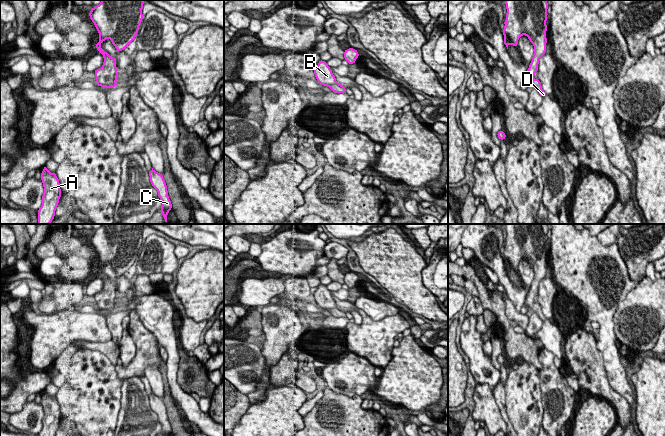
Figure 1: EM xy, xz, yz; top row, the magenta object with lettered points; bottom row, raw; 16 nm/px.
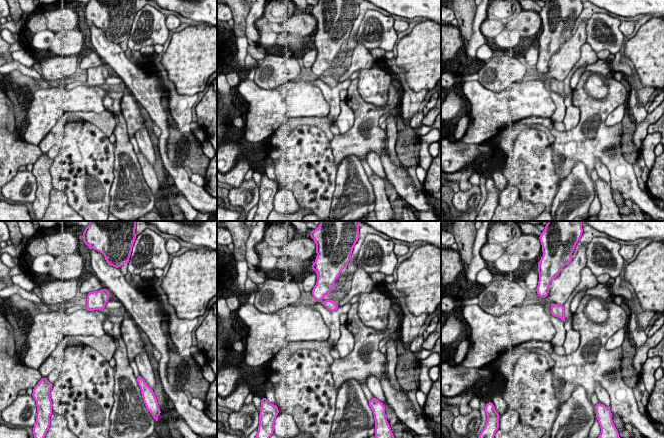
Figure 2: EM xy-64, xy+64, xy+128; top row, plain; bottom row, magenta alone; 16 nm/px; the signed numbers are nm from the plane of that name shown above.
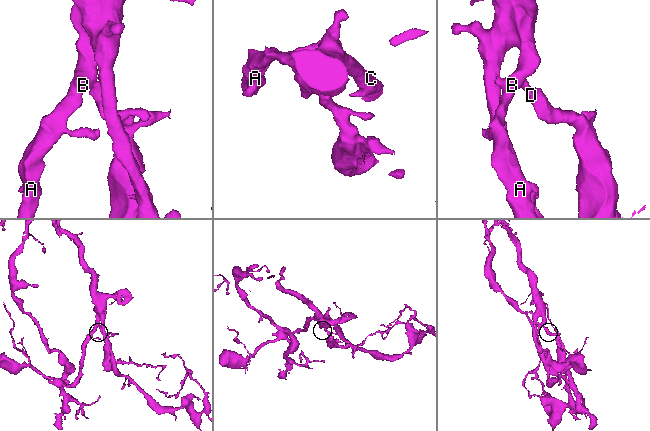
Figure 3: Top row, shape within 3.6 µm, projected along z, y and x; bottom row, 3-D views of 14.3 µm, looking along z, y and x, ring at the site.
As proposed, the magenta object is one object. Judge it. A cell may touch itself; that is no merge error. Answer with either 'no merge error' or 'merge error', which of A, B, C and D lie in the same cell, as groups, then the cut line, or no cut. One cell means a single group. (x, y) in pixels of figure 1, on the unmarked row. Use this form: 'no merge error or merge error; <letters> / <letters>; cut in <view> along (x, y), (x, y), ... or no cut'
no merge error; A B C D; no cut

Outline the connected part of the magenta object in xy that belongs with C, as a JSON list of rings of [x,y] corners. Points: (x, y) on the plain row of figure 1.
[[[153,392],[149,395],[150,406],[152,411],[154,411],[158,416],[158,421],[160,422],[162,429],[160,432],[161,436],[169,436],[172,433],[172,428],[168,420],[166,406],[163,399],[156,396]]]

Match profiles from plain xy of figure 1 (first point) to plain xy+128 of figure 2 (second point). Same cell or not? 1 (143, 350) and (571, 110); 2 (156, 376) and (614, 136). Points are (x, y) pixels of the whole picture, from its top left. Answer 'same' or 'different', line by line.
1: different
2: different

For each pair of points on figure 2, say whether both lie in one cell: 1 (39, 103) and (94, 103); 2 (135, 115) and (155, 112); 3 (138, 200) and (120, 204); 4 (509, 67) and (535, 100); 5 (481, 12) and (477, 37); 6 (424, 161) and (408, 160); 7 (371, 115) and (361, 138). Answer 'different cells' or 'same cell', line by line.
1: same cell
2: different cells
3: same cell
4: different cells
5: same cell
6: different cells
7: same cell

